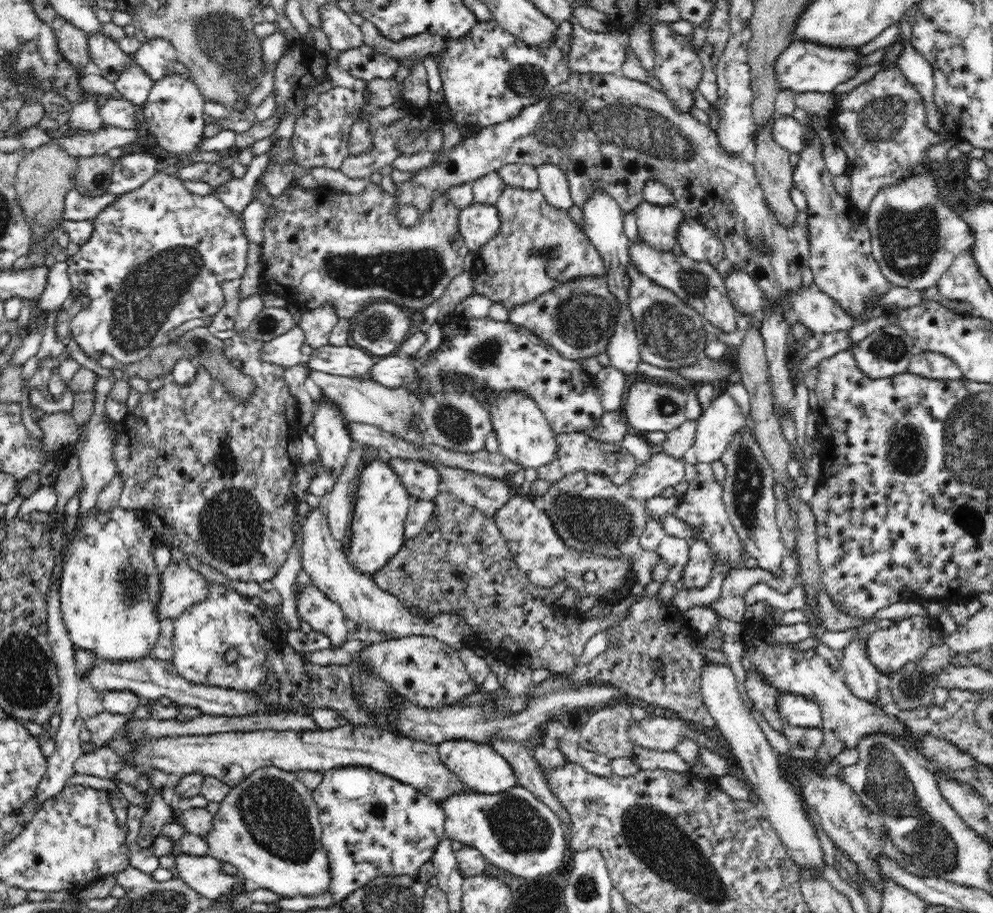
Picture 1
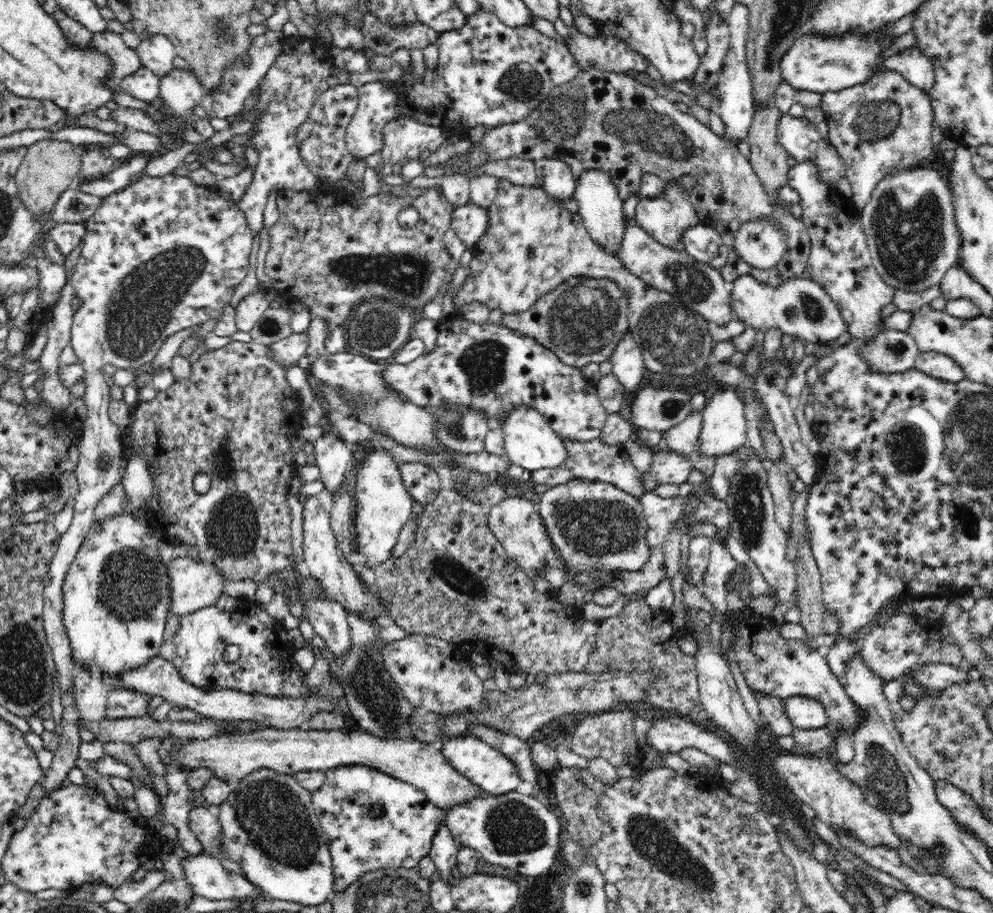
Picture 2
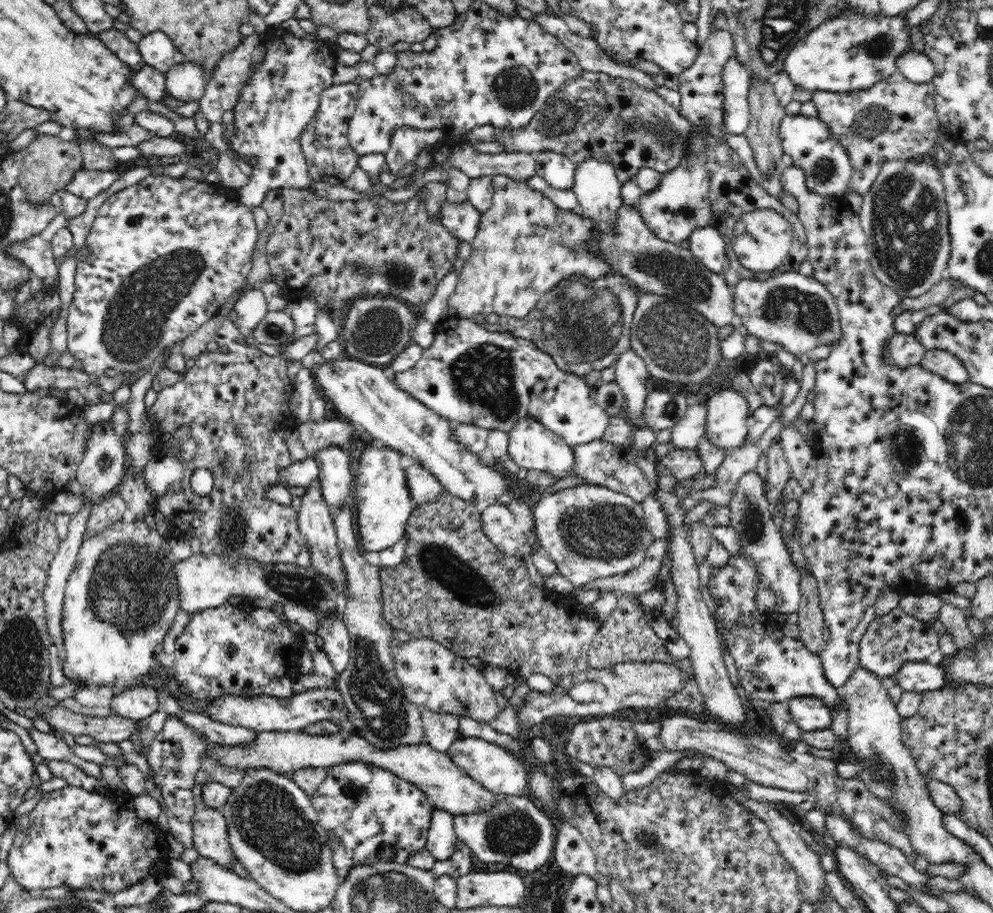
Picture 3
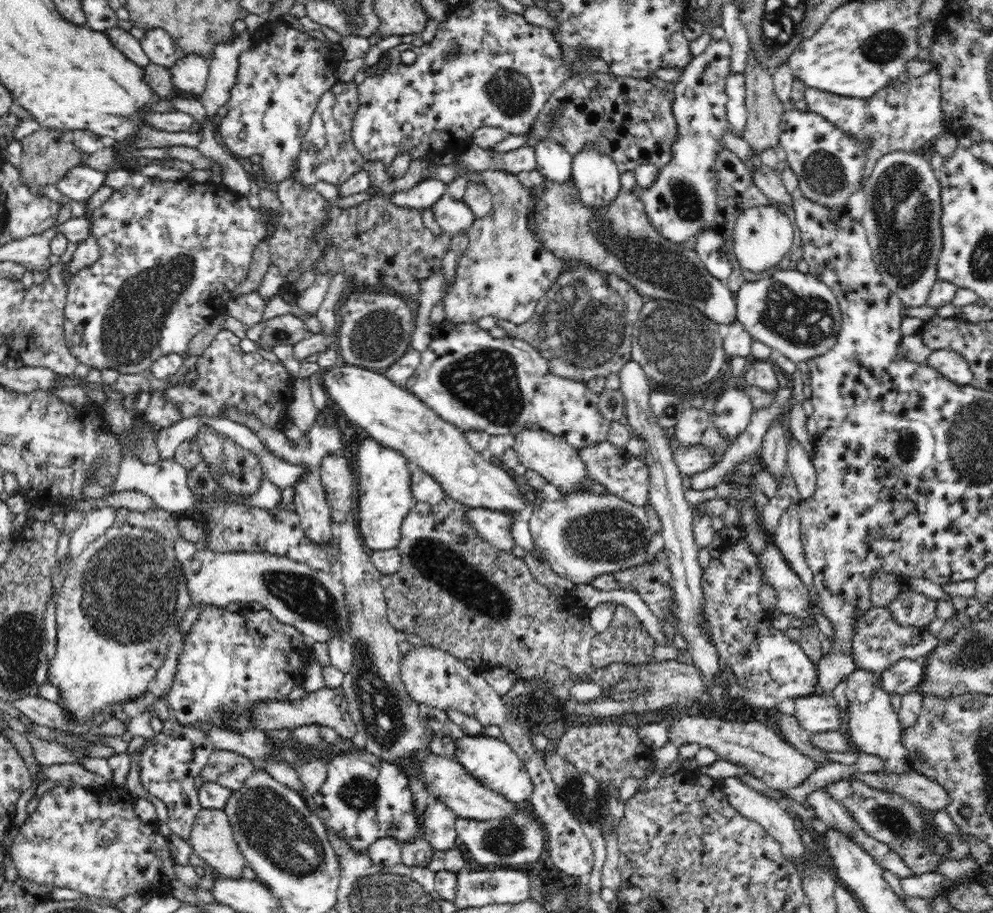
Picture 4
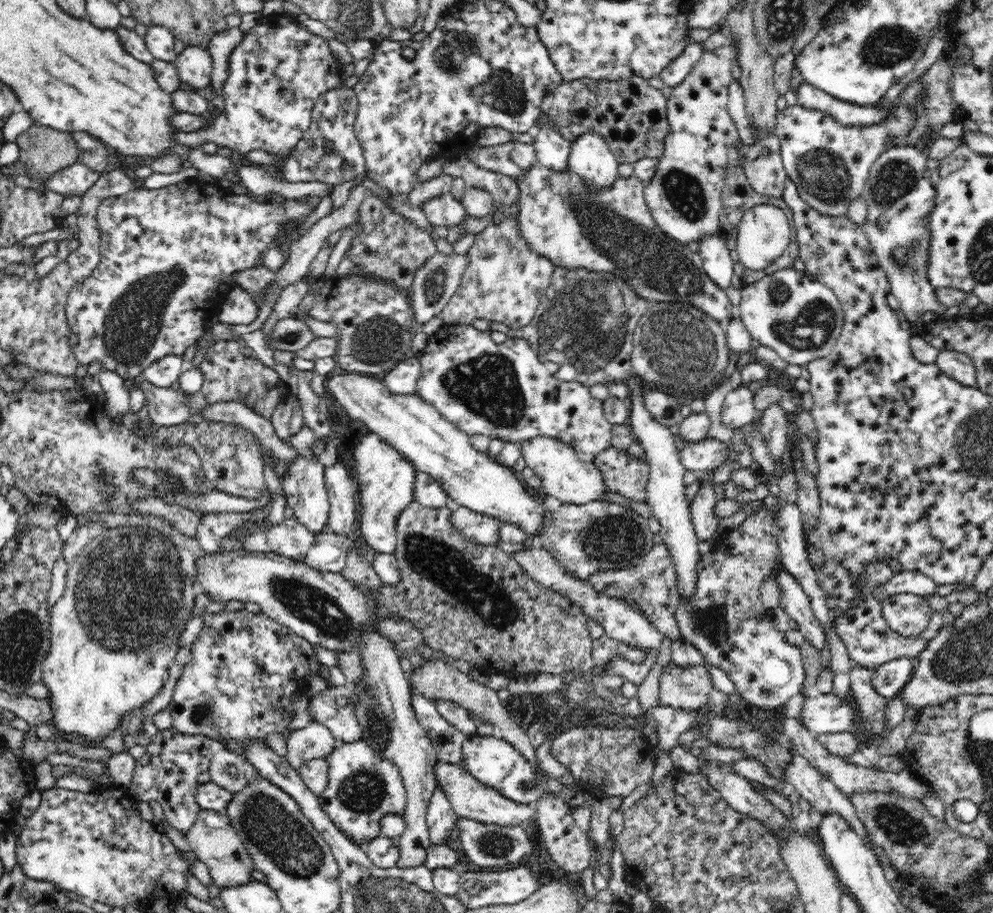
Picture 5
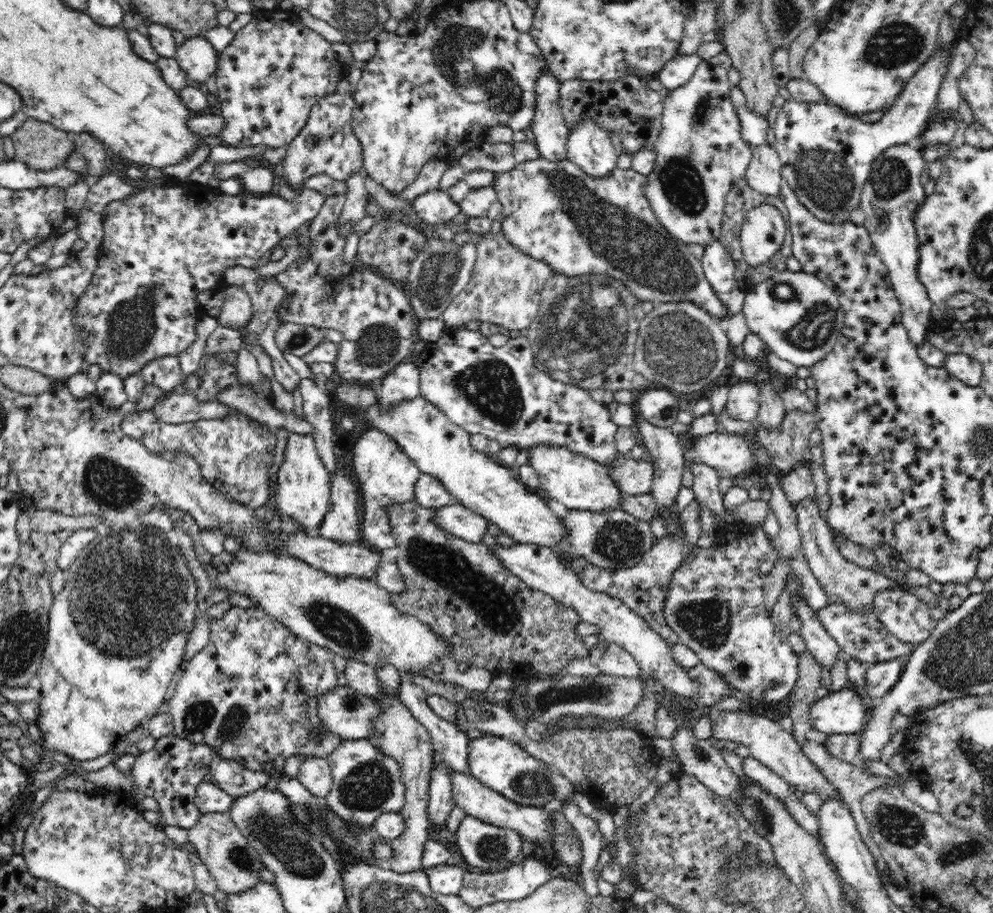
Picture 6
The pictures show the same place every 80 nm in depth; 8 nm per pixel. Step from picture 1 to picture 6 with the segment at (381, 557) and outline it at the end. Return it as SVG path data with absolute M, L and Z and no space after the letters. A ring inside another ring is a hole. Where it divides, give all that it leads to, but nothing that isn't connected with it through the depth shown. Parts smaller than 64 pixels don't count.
M376 426L364 430L353 447L354 468L360 483L359 487L364 493L364 521L361 524L363 538L370 546L381 551L394 548L396 537L391 531L386 507L415 501L415 487L422 472L404 453L400 444Z

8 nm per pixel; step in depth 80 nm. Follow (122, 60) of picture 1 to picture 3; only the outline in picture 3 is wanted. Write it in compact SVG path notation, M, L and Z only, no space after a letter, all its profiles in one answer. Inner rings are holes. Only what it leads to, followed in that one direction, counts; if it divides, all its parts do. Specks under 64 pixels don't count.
M112 28L98 35L107 47L112 49L112 52L115 52L120 60L123 60L124 64L127 64L136 73L147 64L139 51L139 43L134 43L126 32Z

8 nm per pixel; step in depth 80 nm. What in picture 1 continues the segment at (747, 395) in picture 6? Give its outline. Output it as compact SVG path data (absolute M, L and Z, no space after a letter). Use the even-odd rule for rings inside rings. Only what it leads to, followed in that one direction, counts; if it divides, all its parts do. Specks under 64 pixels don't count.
M723 390L714 398L708 408L702 411L697 421L694 440L694 458L702 463L721 460L732 440L746 430L746 418L734 397Z

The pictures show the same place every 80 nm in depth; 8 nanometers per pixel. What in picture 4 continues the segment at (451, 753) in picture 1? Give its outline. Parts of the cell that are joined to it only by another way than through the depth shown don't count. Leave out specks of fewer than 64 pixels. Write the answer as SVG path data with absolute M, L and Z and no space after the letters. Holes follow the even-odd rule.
M485 735L464 736L456 741L456 746L455 760L462 764L476 780L512 802L523 805L530 802L534 783L523 760L506 741Z

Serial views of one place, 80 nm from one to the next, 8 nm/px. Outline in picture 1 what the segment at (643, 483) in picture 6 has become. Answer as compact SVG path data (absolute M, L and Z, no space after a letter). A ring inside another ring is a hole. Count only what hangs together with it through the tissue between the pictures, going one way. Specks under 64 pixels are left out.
M558 434L556 439L561 443L562 456L554 460L548 466L542 466L537 470L537 478L556 484L557 480L565 478L574 472L584 472L585 474L602 474L617 486L628 485L628 481L636 474L636 460L628 450L622 448L621 444L608 444L600 440L592 440L589 436L582 434Z

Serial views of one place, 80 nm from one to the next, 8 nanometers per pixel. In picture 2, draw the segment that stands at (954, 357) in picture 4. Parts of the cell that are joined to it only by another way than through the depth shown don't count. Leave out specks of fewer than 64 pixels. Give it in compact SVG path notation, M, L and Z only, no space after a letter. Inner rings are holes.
M920 352L915 362L915 368L928 376L940 380L959 383L965 379L963 368L950 356L938 352Z

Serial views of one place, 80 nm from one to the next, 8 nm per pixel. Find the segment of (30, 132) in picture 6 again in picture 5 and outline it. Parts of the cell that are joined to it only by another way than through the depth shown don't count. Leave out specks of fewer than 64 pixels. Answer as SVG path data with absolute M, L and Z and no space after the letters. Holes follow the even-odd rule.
M35 122L17 136L15 143L20 151L19 162L31 178L48 178L79 161L71 133Z

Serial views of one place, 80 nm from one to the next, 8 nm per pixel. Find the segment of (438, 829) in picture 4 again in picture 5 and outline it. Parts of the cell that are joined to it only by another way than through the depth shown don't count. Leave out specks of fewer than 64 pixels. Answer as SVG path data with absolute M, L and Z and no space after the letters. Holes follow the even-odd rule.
M436 784L426 813L432 843L442 845L446 836L450 836L450 830L456 822L456 815L447 794L443 791L443 786Z

